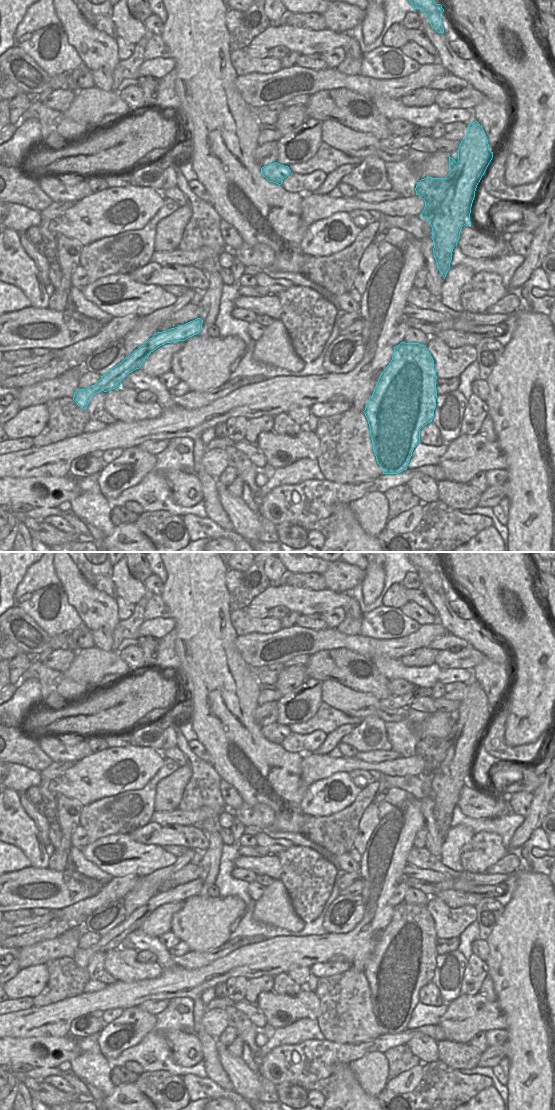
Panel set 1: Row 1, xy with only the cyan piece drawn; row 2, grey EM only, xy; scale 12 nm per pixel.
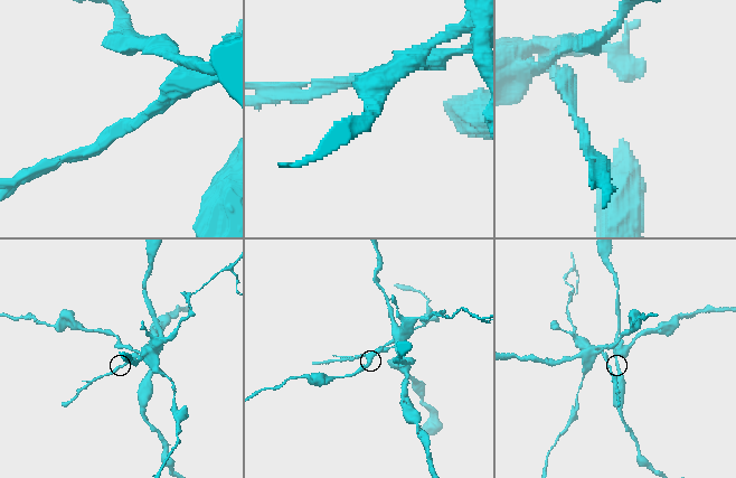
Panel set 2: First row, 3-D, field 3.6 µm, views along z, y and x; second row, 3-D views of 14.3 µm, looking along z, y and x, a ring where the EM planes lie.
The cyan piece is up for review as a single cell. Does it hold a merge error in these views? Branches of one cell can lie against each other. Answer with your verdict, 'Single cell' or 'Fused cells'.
Fused cells

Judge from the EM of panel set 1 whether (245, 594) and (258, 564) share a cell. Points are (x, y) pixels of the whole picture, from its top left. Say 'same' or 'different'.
same

